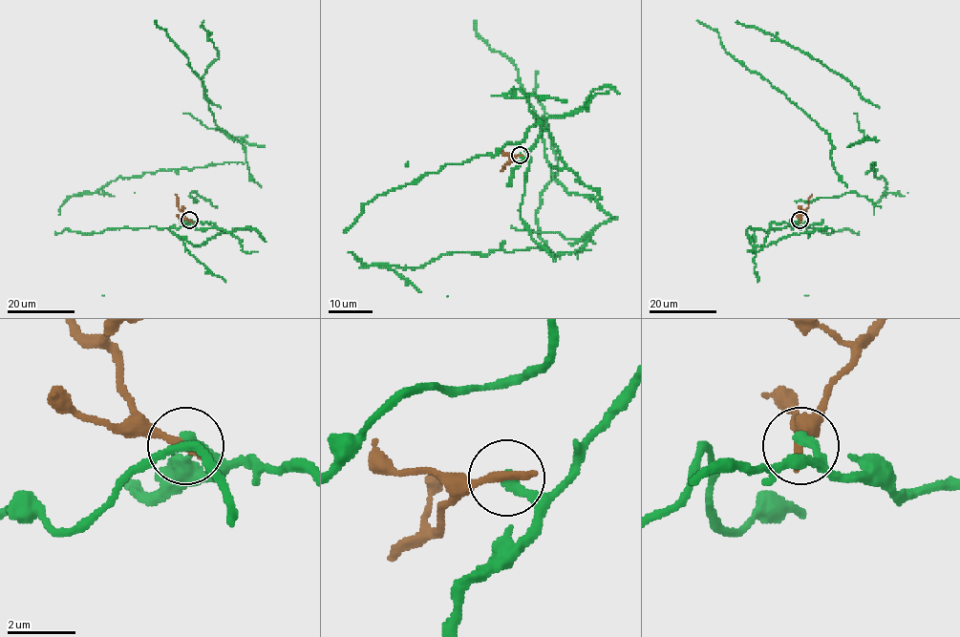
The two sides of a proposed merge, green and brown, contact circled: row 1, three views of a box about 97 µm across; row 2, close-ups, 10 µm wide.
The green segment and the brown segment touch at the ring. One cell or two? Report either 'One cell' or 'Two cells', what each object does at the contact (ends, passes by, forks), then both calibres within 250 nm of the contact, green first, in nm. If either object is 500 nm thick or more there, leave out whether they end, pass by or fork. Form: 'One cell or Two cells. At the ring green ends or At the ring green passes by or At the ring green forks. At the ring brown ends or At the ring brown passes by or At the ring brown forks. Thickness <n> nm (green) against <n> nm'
Two cells. At the ring green ends. At the ring brown ends. Thickness 320 nm (green) against 320 nm

